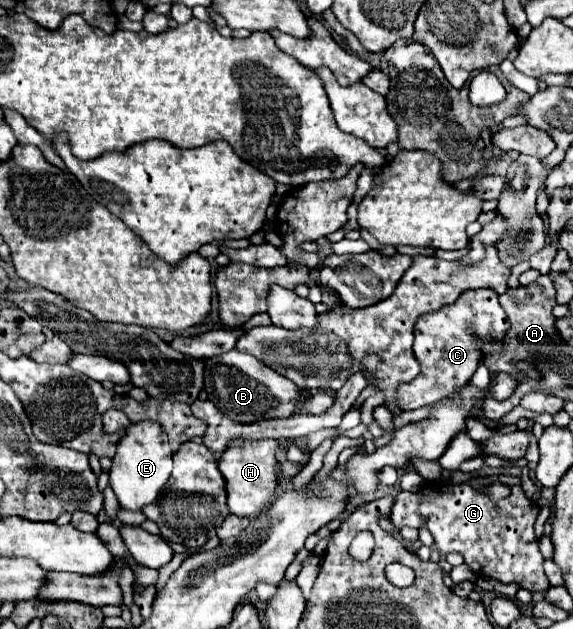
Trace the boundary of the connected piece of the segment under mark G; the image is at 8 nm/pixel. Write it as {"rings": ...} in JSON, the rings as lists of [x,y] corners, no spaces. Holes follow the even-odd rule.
{"rings":[[[510,475],[483,476],[455,484],[449,480],[425,482],[417,492],[399,492],[389,514],[397,528],[413,526],[427,528],[441,554],[457,552],[475,576],[495,578],[499,582],[517,582],[531,592],[545,592],[549,580],[543,572],[543,556],[535,536],[535,520],[539,506],[525,498],[521,478]],[[493,482],[503,482],[511,488],[507,498],[495,500],[483,492]]]}

